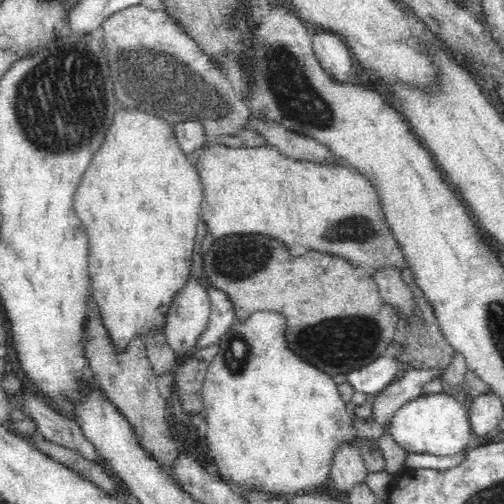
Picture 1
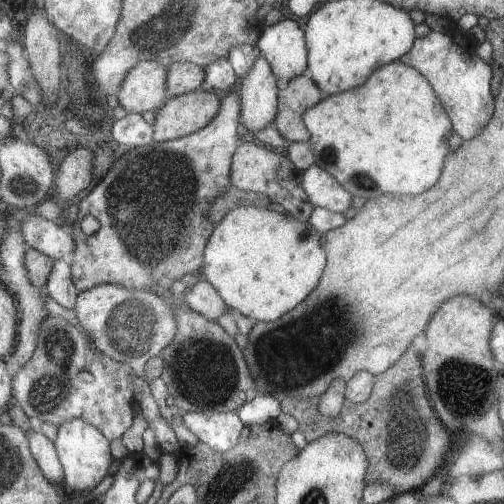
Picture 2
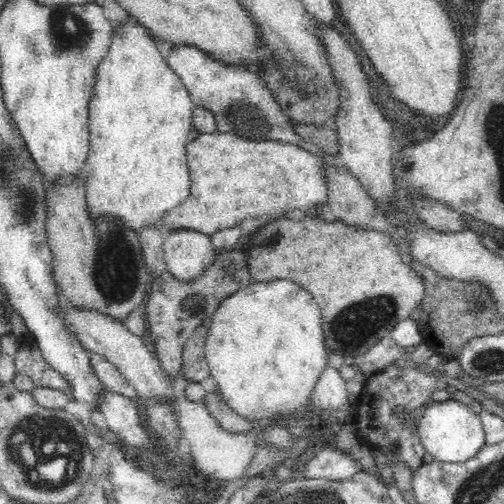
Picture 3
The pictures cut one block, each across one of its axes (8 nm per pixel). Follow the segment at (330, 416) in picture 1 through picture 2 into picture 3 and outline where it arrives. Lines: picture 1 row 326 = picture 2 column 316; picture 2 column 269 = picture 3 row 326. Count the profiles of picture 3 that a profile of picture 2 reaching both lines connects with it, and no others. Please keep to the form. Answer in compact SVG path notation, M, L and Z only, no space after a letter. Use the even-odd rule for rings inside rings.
M290 278L250 282L234 290L224 298L212 314L210 334L206 338L206 360L216 380L222 400L236 410L240 416L252 420L274 420L292 418L298 420L304 416L304 410L310 406L310 394L324 366L328 366L328 346L322 338L322 314L316 298L298 282Z

